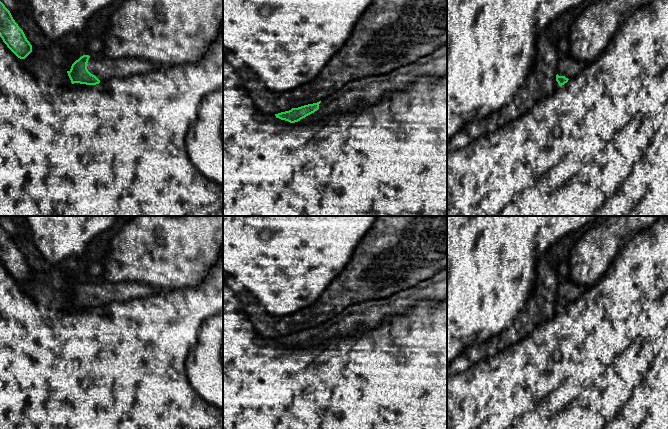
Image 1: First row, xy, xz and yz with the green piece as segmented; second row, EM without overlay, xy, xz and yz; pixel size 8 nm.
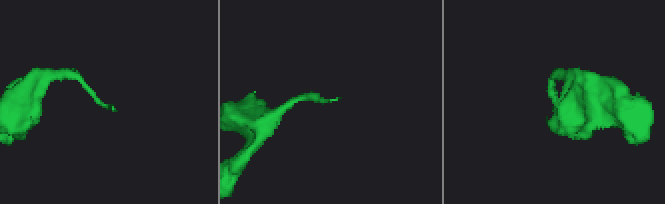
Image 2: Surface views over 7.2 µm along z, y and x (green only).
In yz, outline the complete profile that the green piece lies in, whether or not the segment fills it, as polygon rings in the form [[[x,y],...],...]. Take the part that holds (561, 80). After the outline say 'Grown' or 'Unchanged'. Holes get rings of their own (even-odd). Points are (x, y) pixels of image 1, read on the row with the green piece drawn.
[[[562,55],[558,62],[556,75],[556,81],[558,82],[559,86],[564,85],[569,79],[579,74],[584,67],[585,64],[576,60],[575,58]]]. Grown

